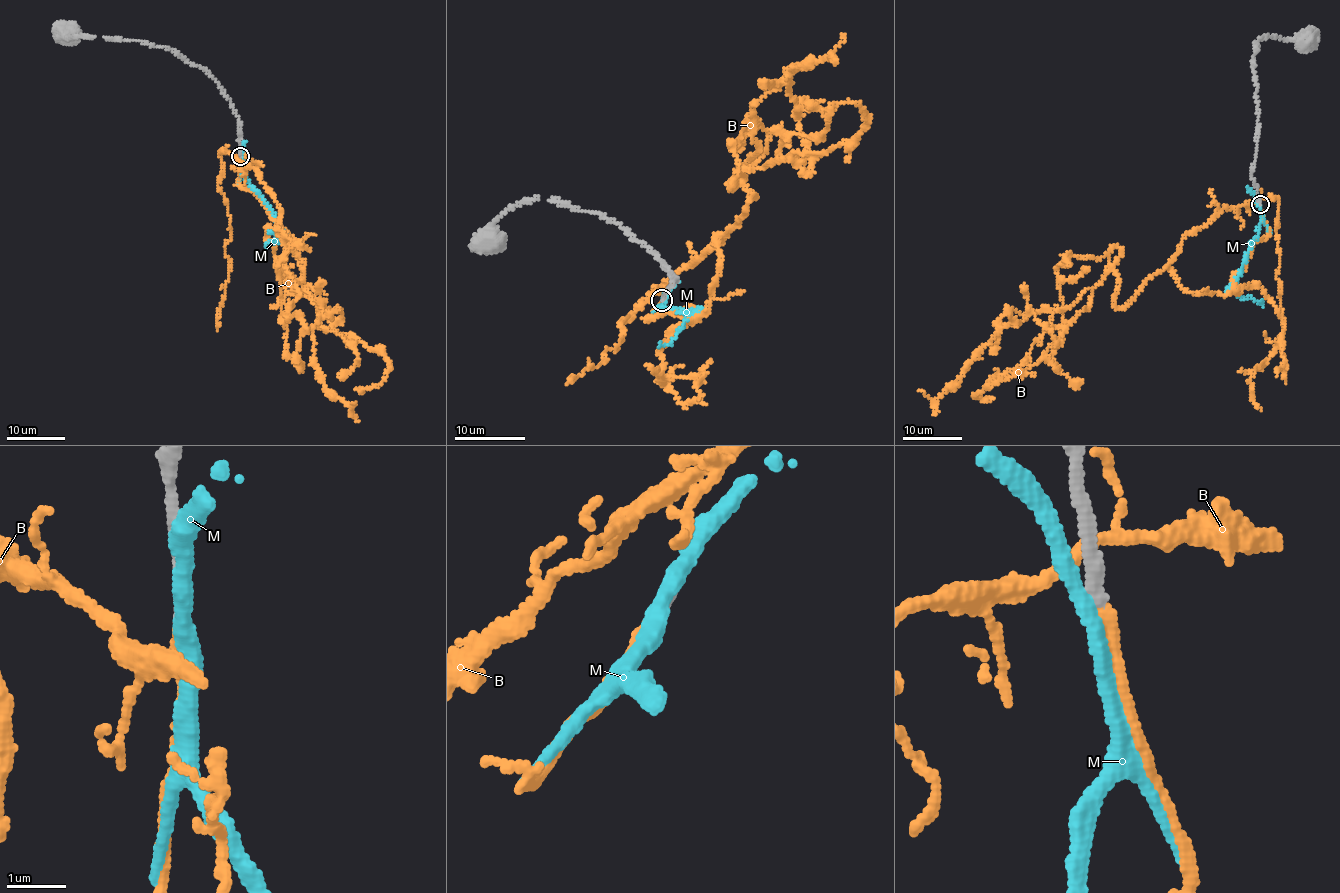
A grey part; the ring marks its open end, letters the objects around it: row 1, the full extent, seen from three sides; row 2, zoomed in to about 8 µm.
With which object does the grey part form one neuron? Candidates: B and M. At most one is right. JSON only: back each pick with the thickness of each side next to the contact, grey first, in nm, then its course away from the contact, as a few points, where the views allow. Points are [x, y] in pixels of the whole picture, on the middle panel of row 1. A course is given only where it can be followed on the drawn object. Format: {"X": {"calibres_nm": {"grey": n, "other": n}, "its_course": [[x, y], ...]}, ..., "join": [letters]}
{"B": {"calibres_nm": {"grey": 190, "other": 130}, "its_course": [[661, 300], [648, 318], [705, 310], [717, 240], [755, 194], [738, 170], [803, 159], [787, 76], [842, 35]]}, "join": ["B"]}

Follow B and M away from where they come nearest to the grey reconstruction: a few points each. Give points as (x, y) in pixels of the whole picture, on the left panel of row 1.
B: (240, 156), (301, 280), (303, 263), (277, 229), (288, 281), (340, 311), (324, 304), (313, 359), (352, 403)
M: (241, 155), (241, 174), (283, 233), (277, 242), (275, 238), (264, 243), (265, 247)

